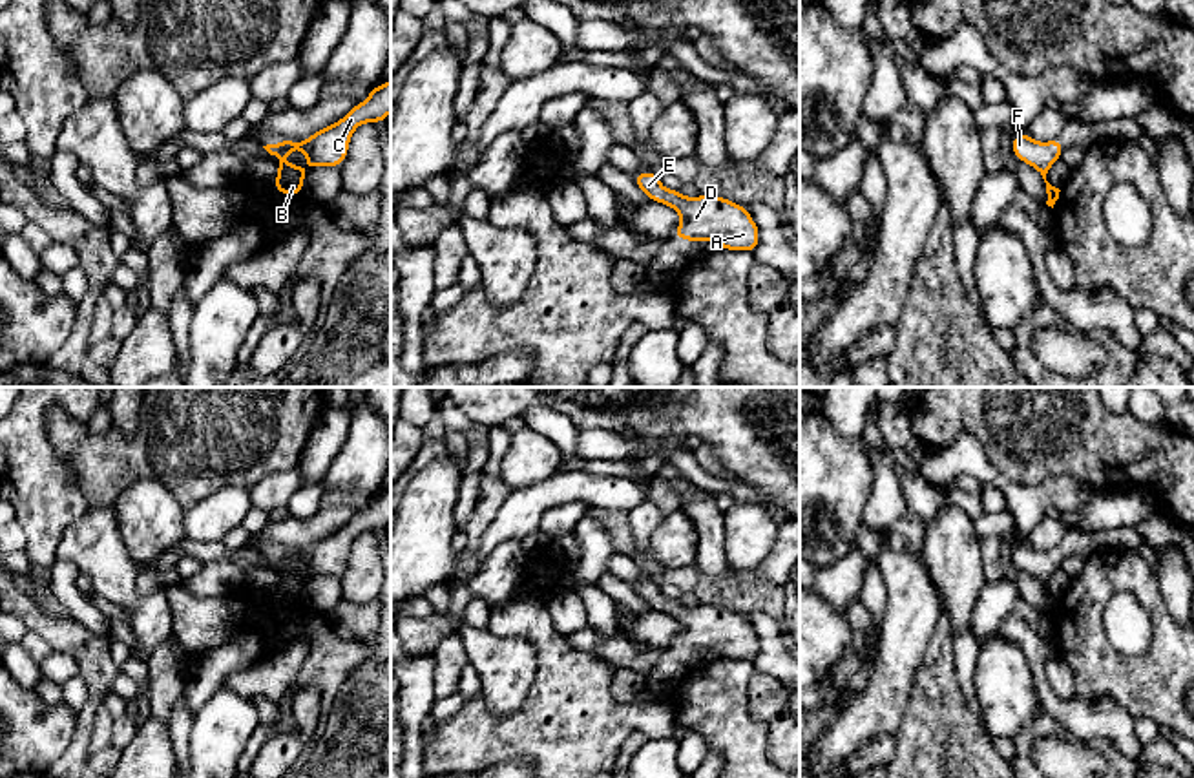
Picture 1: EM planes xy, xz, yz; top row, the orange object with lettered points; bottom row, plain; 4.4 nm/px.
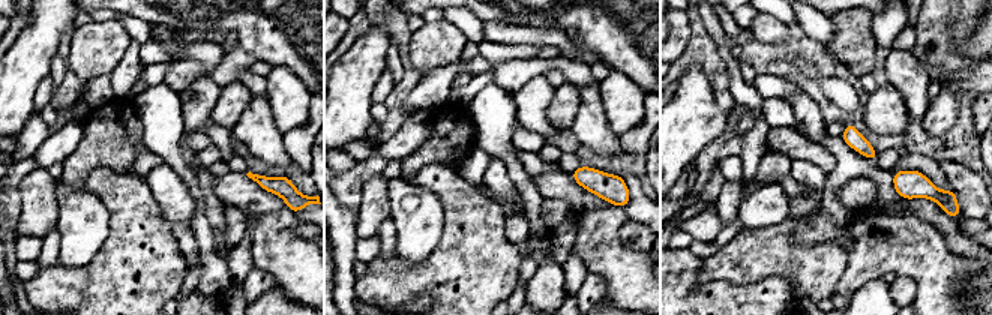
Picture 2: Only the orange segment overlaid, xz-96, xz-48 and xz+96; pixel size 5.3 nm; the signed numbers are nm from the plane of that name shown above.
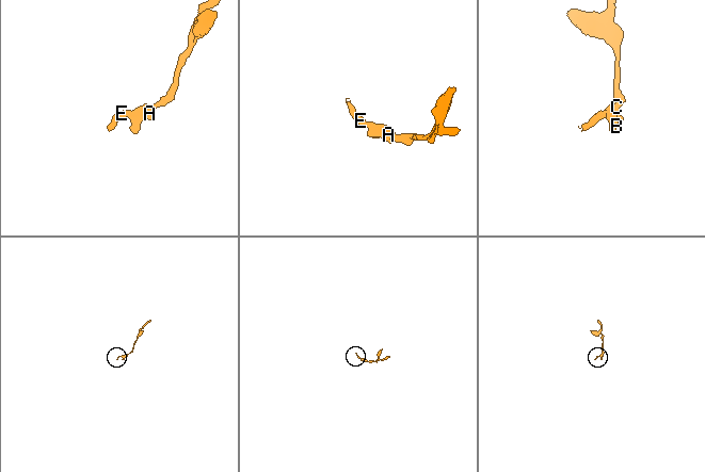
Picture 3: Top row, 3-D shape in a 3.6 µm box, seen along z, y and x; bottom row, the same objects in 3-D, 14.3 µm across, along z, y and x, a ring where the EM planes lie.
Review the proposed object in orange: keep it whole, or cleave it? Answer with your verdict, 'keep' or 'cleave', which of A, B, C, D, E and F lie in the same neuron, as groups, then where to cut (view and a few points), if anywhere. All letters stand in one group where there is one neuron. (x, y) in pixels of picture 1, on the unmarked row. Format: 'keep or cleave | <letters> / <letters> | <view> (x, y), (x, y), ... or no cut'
keep | A B C D E F | no cut

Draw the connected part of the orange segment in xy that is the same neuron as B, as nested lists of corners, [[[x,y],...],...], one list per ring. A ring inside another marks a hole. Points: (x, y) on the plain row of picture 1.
[[[391,488],[369,499],[369,508],[354,513],[352,519],[332,535],[312,542],[303,552],[283,548],[278,553],[263,555],[270,564],[279,566],[278,588],[274,599],[288,605],[299,605],[303,599],[305,583],[312,575],[341,575],[345,572],[352,541],[363,531],[385,531],[391,522]],[[294,559],[303,559],[307,564],[307,577],[287,572],[283,566]]]

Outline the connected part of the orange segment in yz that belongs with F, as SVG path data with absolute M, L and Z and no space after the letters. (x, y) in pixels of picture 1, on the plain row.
M1024 541L1022 544L1011 548L1011 559L1021 572L1032 573L1042 584L1048 603L1046 614L1053 617L1061 599L1046 590L1046 583L1064 561L1059 546L1048 552L1035 552L1028 541Z

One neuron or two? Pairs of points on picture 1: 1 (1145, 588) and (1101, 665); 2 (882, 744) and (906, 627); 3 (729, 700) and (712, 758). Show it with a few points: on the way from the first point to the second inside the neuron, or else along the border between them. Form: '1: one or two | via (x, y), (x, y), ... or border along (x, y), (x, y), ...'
1: one | via (1118, 583), (1092, 607), (1092, 638)
2: two | border along (895, 731), (869, 738), (848, 758)
3: two | border along (711, 749), (722, 758)

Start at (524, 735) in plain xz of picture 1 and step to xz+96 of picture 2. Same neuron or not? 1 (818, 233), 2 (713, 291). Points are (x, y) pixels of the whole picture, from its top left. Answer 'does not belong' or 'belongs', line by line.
1: does not belong
2: does not belong

